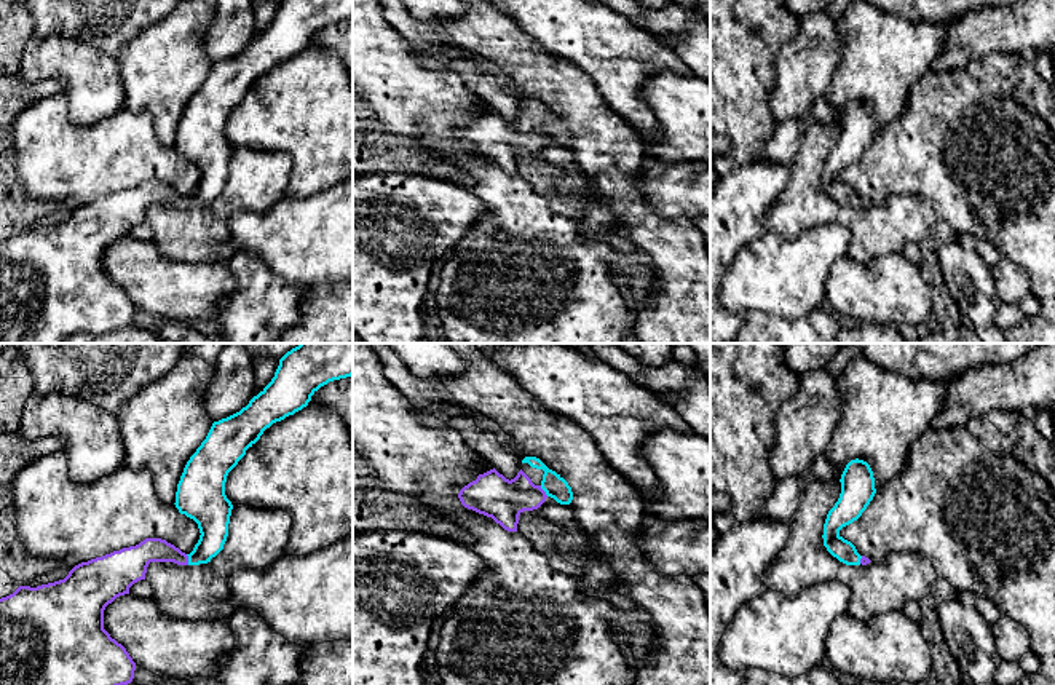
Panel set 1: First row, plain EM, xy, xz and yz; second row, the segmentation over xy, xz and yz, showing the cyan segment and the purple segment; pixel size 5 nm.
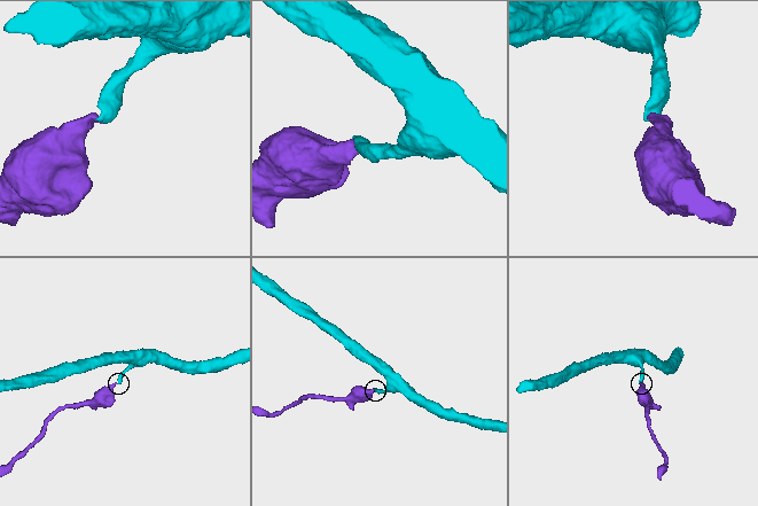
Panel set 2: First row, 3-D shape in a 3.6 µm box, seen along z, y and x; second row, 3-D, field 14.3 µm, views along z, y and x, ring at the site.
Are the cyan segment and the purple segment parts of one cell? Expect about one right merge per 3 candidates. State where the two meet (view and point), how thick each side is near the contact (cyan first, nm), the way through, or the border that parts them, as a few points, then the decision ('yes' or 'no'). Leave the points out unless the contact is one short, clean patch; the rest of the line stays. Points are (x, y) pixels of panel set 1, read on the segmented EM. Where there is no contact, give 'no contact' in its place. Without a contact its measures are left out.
xy (189, 559) | 180/130 nm | across xy (213, 516), (213, 538), (189, 559), (152, 550) | yes

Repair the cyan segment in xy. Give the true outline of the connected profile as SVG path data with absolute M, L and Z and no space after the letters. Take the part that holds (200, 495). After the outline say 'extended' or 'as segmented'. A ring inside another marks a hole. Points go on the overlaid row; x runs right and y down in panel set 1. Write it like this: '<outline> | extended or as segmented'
M300 343L281 359L271 382L254 396L239 412L214 422L206 439L187 461L176 492L176 508L193 519L200 529L200 540L190 554L161 538L145 538L136 546L113 551L102 557L75 565L64 580L37 588L19 586L13 594L0 599L0 685L128 685L134 679L136 663L104 629L104 610L117 597L129 594L129 588L145 580L150 562L174 562L177 565L200 565L211 562L222 549L228 537L228 524L233 505L225 495L228 473L246 455L263 431L273 423L302 410L311 396L334 380L353 375L353 343Z | extended

